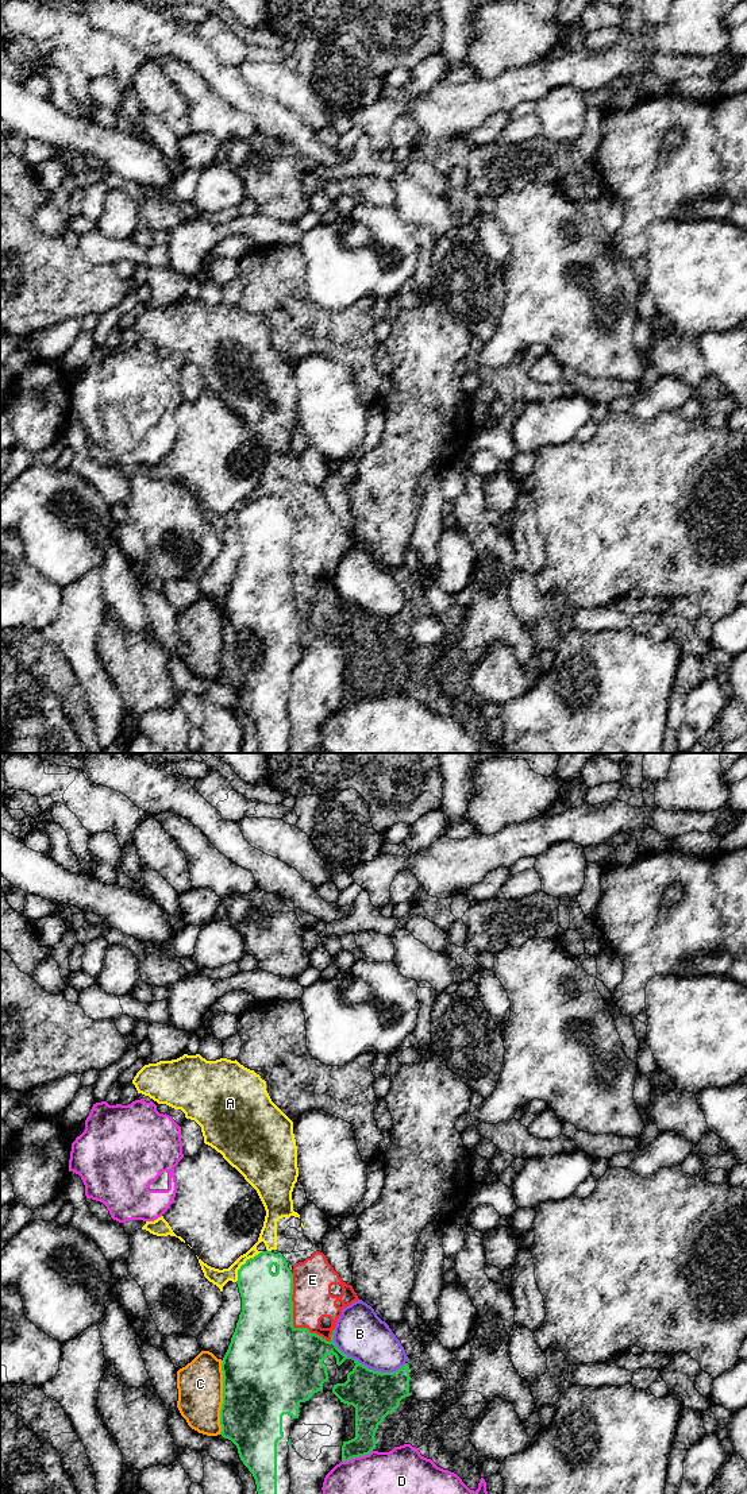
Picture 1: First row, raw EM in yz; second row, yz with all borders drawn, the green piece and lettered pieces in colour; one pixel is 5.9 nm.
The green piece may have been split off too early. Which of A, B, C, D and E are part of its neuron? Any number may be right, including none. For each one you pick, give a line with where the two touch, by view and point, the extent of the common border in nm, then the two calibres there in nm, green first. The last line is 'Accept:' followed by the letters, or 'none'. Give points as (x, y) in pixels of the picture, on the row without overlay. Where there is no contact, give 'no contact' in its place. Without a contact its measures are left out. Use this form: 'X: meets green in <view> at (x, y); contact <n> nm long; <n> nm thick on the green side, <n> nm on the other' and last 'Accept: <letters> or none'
Accept: none

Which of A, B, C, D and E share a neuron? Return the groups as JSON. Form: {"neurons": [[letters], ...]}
{"neurons": [["A"], ["B"], ["C"], ["D"], ["E"]]}

